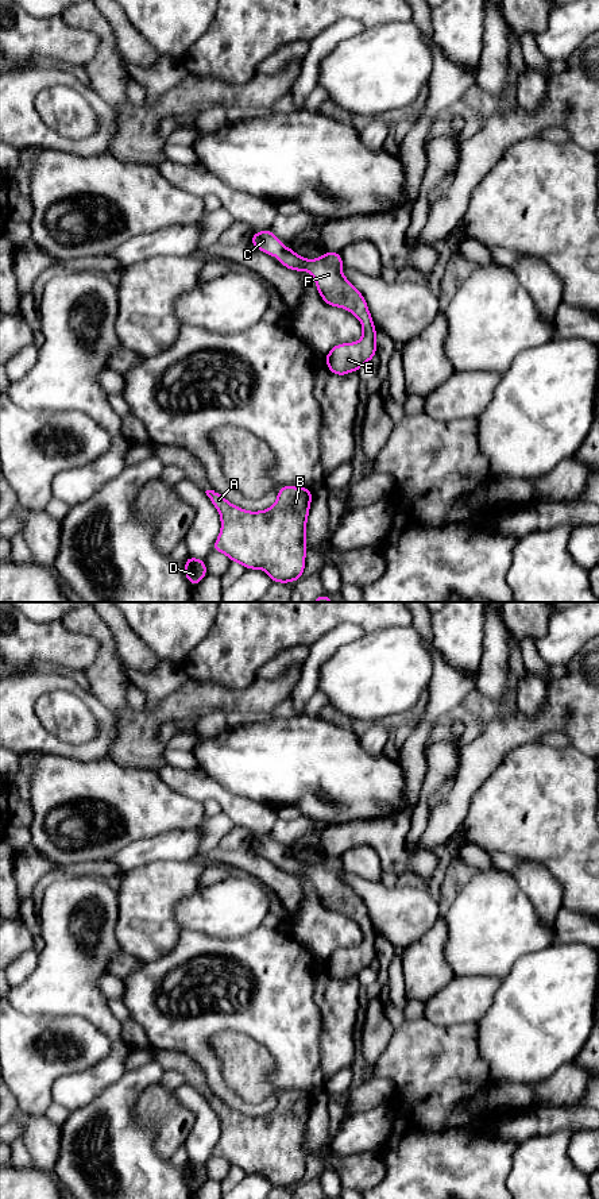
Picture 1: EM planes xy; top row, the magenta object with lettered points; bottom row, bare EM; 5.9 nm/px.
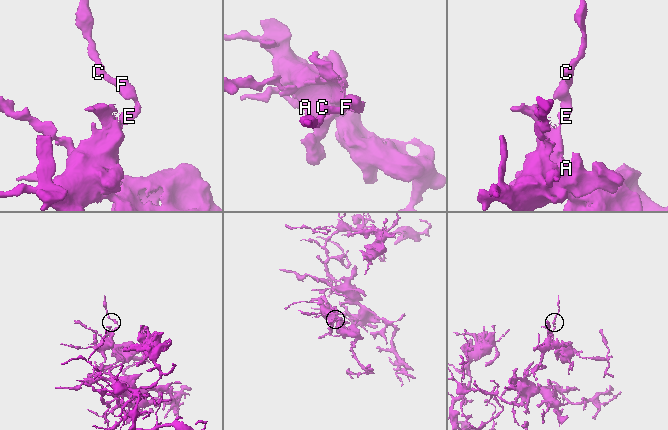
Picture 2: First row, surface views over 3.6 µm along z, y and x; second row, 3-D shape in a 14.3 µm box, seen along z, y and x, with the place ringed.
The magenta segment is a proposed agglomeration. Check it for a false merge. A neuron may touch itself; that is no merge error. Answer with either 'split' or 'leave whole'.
leave whole

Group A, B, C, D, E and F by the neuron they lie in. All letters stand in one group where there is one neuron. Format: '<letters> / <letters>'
A B C D E F

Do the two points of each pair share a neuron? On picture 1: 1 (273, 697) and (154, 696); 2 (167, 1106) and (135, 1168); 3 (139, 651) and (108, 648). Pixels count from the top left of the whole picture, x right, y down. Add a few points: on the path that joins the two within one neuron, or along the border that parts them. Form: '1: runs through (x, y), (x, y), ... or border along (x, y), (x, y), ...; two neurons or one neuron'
1: border along (189, 678), (158, 705); two neurons
2: border along (136, 1103), (167, 1159); two neurons
3: border along (104, 620), (113, 637), (116, 650); two neurons

